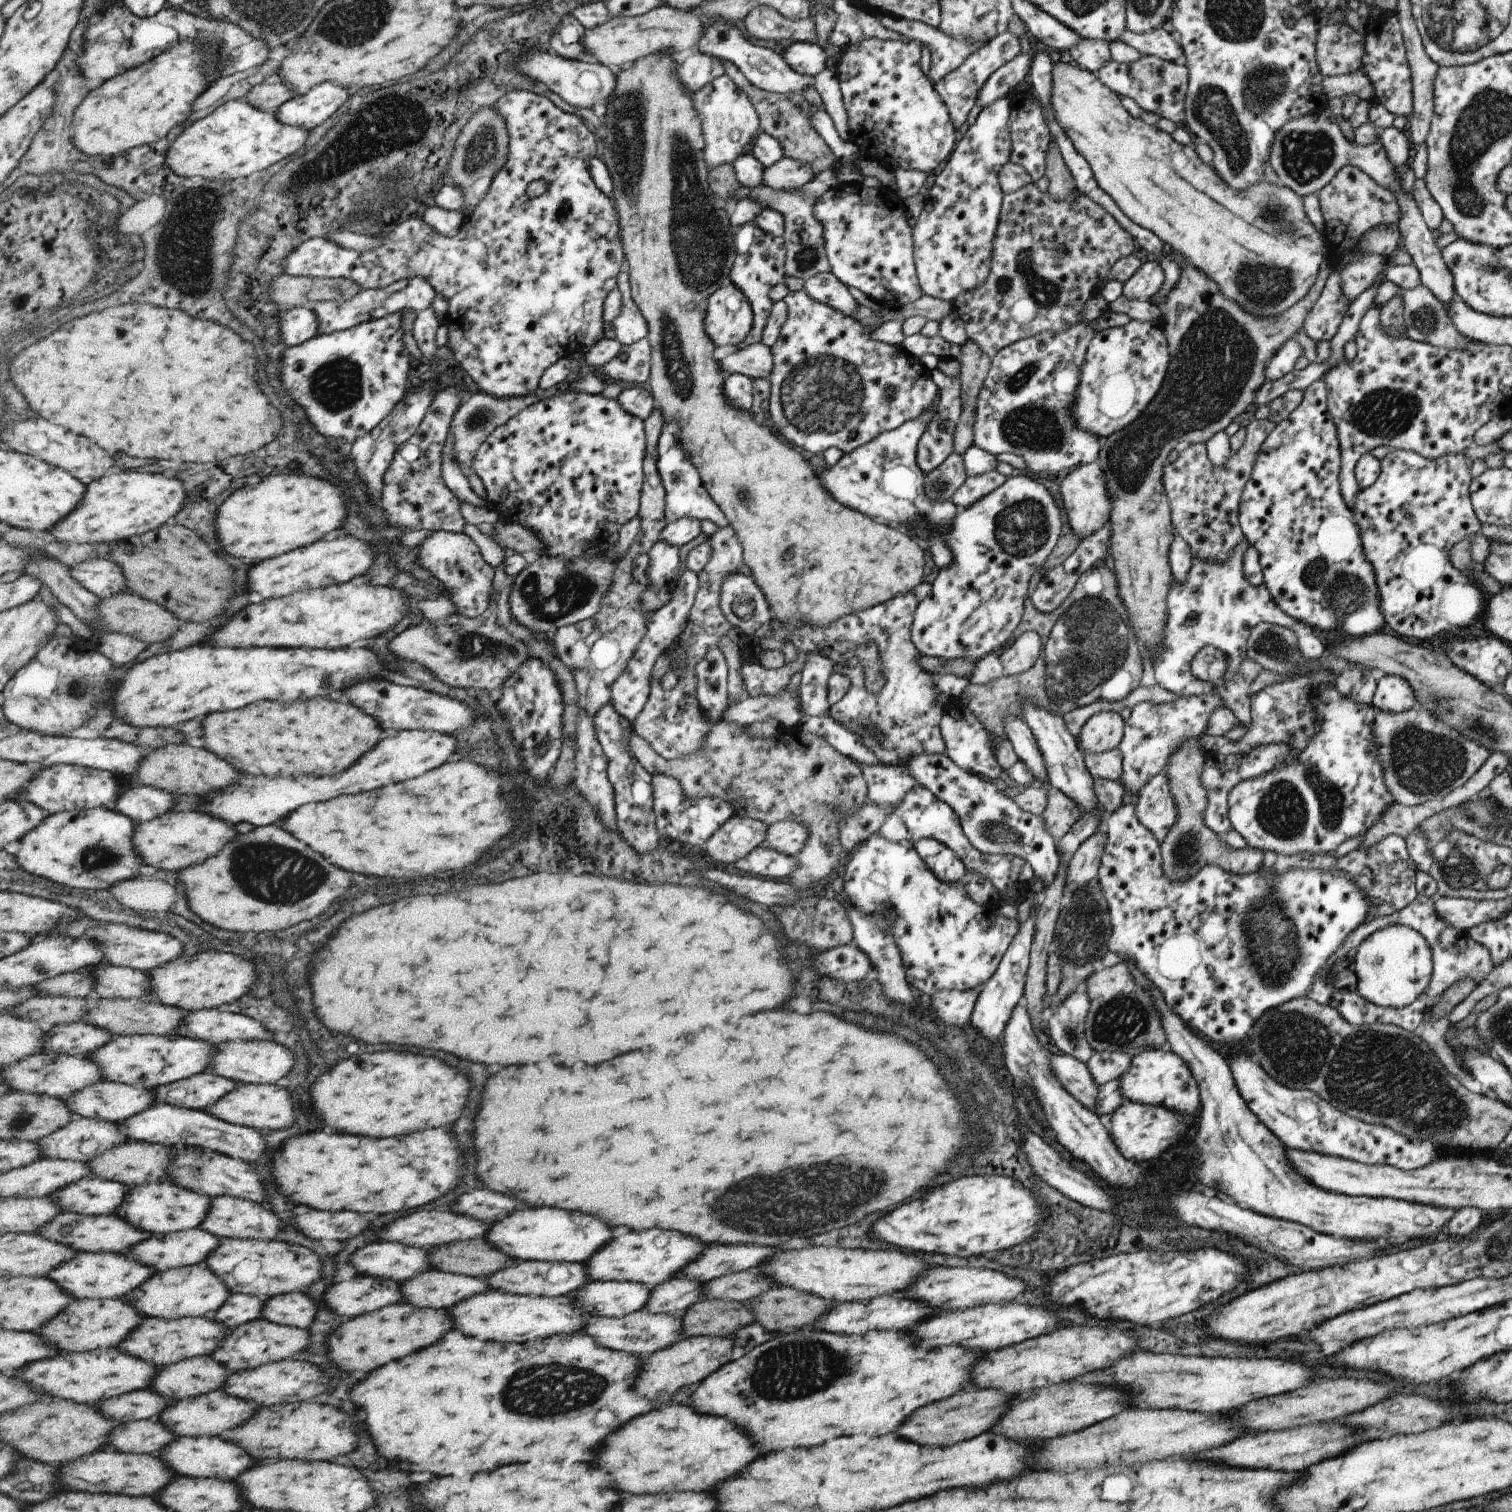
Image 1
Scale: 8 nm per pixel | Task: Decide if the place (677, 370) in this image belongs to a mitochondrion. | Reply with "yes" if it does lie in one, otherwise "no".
yes

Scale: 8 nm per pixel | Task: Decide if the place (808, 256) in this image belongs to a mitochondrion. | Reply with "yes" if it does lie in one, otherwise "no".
yes

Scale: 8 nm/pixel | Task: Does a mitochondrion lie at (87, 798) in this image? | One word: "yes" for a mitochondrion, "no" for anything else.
no

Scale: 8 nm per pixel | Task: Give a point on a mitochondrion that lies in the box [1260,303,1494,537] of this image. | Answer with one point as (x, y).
(1387, 413)

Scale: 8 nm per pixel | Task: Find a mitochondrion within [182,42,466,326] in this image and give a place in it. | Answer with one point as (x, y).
(409, 112)

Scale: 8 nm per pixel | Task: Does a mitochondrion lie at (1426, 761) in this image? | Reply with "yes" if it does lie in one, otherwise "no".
yes

